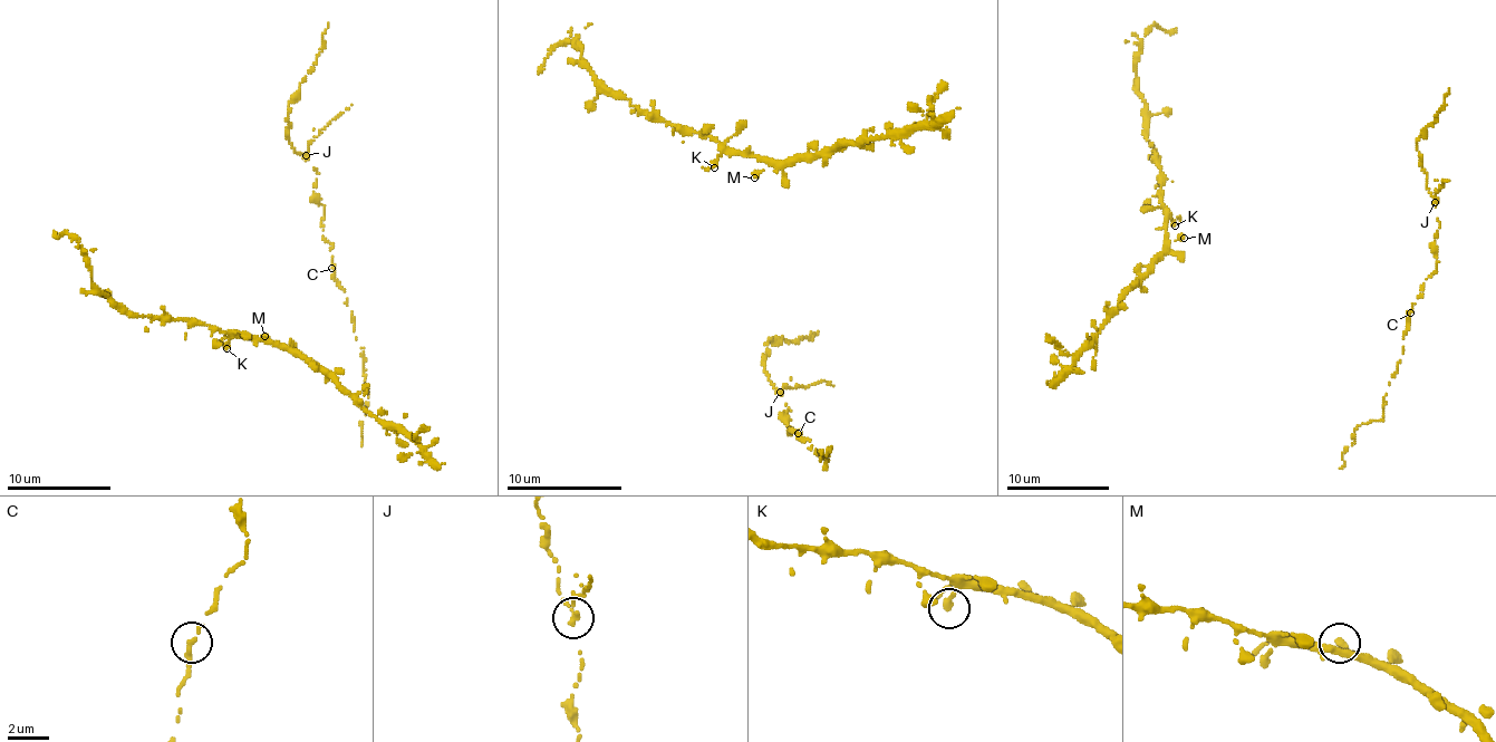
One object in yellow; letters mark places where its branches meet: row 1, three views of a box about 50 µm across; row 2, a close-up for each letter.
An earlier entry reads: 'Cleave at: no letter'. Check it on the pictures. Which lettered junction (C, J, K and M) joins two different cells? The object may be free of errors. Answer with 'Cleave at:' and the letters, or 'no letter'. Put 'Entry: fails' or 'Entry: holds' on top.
Entry: holds
Cleave at: no letter

